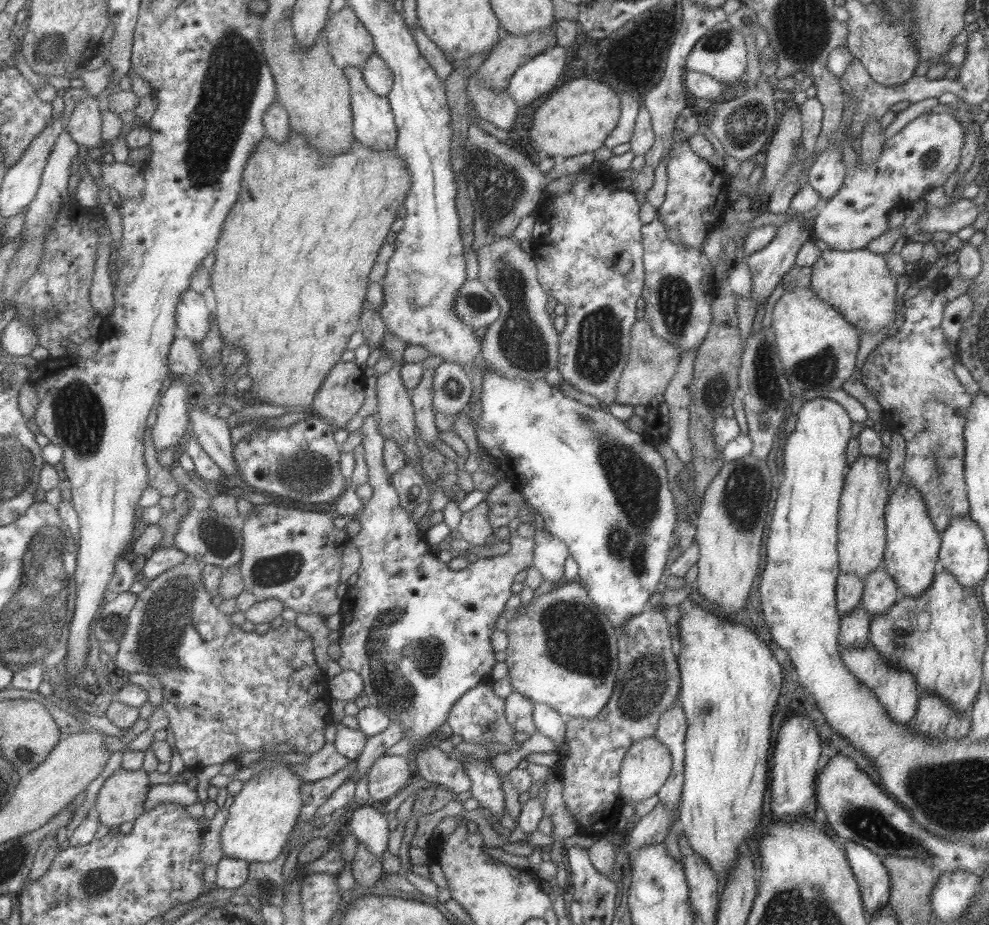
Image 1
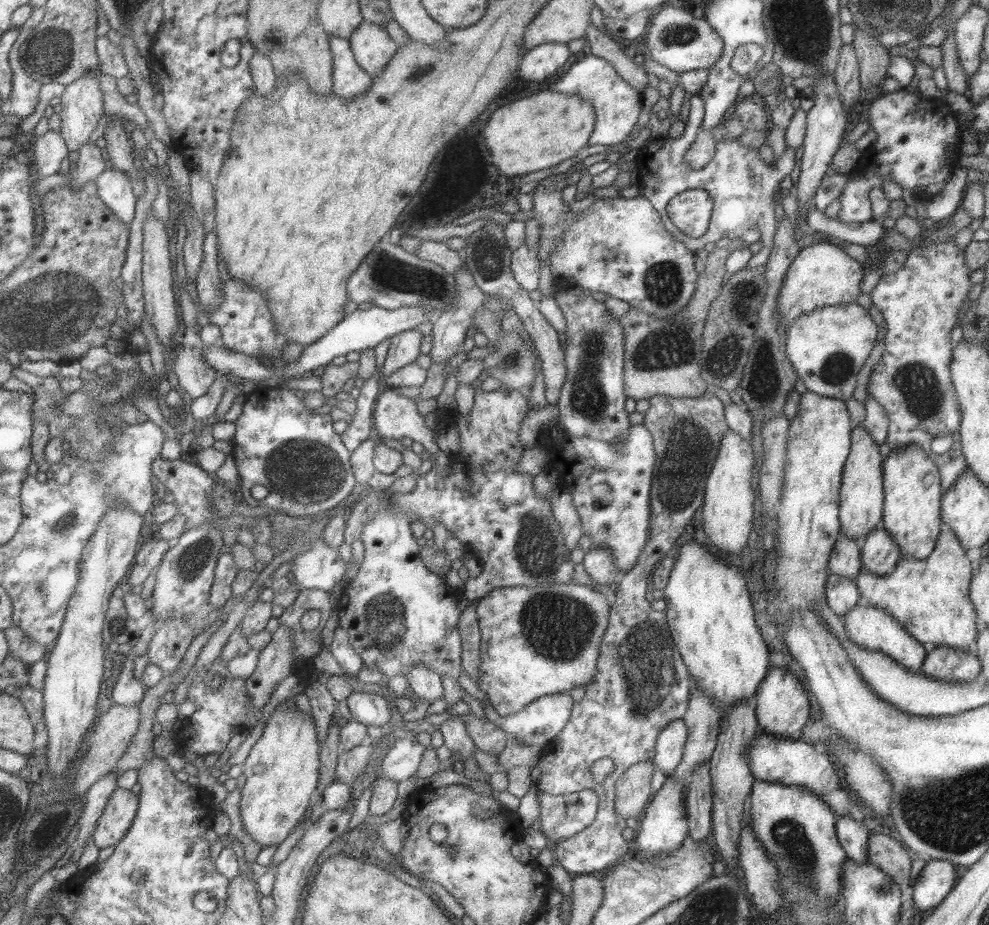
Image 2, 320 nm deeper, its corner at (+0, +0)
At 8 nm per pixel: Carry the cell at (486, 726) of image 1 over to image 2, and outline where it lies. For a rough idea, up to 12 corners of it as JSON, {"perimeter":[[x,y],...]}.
{"perimeter":[[411,665],[406,682],[413,694],[429,703],[444,693],[440,674]]}

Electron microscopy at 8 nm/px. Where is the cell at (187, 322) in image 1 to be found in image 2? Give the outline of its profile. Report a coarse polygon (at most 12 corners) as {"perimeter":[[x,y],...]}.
{"perimeter":[[111,167],[94,180],[97,197],[129,229],[136,201],[130,176]]}

